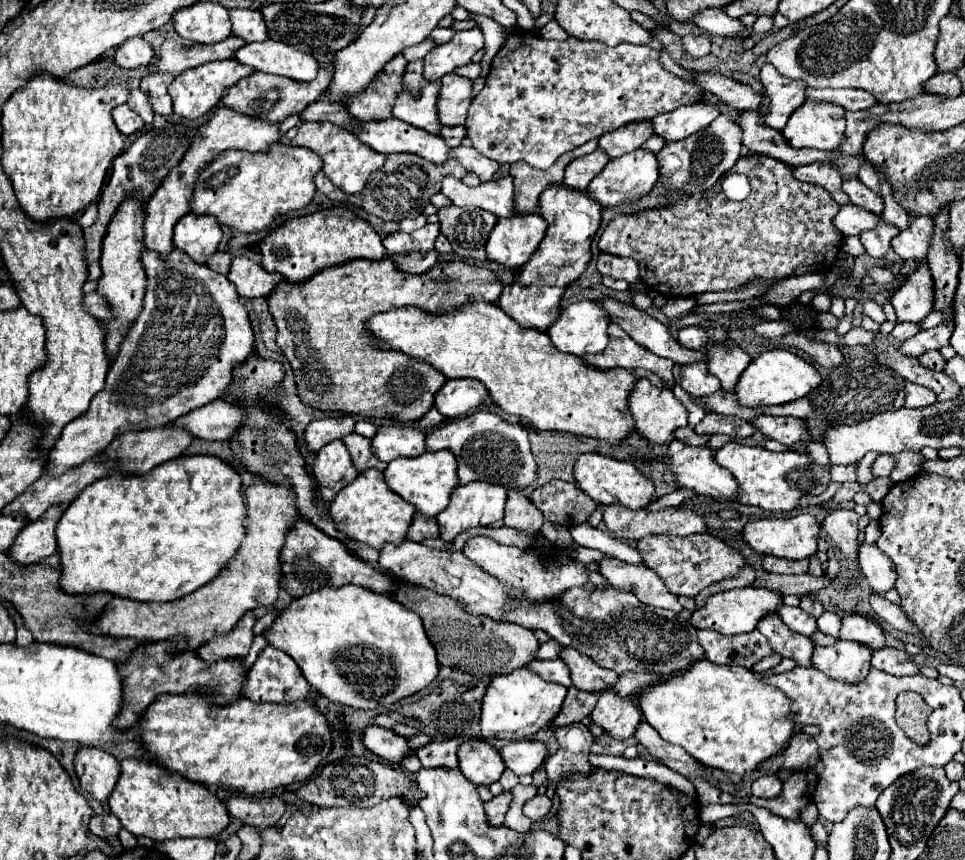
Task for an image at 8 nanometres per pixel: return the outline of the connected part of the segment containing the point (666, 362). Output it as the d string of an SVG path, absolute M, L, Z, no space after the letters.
M610 323L608 331L610 331L608 347L602 353L582 357L586 365L592 365L596 369L614 369L614 367L638 369L642 367L642 369L656 373L666 385L670 387L674 385L674 377L672 377L674 361L672 359L664 359L664 357L650 353L642 345L638 345L628 333L624 333L624 329L618 323Z

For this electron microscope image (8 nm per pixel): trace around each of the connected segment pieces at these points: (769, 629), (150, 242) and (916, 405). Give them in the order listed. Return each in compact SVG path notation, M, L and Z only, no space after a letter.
M768 615L758 623L758 631L770 641L772 649L782 657L794 659L802 667L812 665L812 641L792 629L788 629L778 615Z
M226 107L216 109L214 117L200 127L198 135L194 137L192 147L188 149L188 153L180 161L180 165L176 165L168 173L168 177L164 179L164 183L150 197L150 201L146 205L146 223L144 223L144 241L146 241L146 247L150 251L158 253L160 257L168 257L172 253L172 249L174 249L174 245L172 245L172 231L174 231L174 225L186 213L190 213L190 199L192 199L194 179L202 173L202 169L212 159L218 157L218 153L228 151L228 149L262 153L262 151L270 151L270 147L274 143L278 143L280 139L282 139L280 125L270 125L270 123L266 123L266 121L262 121L258 117L246 117L244 113L238 113L234 109L226 109Z
M906 383L906 399L904 399L904 407L912 407L912 409L920 409L920 407L928 407L936 401L936 395L916 383Z

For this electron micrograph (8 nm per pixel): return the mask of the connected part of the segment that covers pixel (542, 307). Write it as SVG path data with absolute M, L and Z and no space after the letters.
M550 185L544 189L544 193L540 195L540 203L538 203L538 211L540 215L548 221L548 231L544 241L540 243L540 247L536 249L536 253L530 257L530 261L526 265L522 265L516 281L512 285L506 285L498 305L514 319L518 321L518 325L522 327L532 327L538 331L546 331L546 327L550 327L558 317L560 317L560 299L564 289L576 281L584 269L590 263L590 243L600 227L600 219L602 219L602 207L590 197L590 193L584 189L582 193L574 193L574 189L566 189L566 185Z

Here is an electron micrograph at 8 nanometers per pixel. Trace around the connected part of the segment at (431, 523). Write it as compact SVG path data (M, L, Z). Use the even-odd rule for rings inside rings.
M414 513L414 519L412 519L412 525L406 533L406 537L410 541L424 541L428 537L438 537L440 531L438 531L438 523L434 517L426 517L422 513Z

